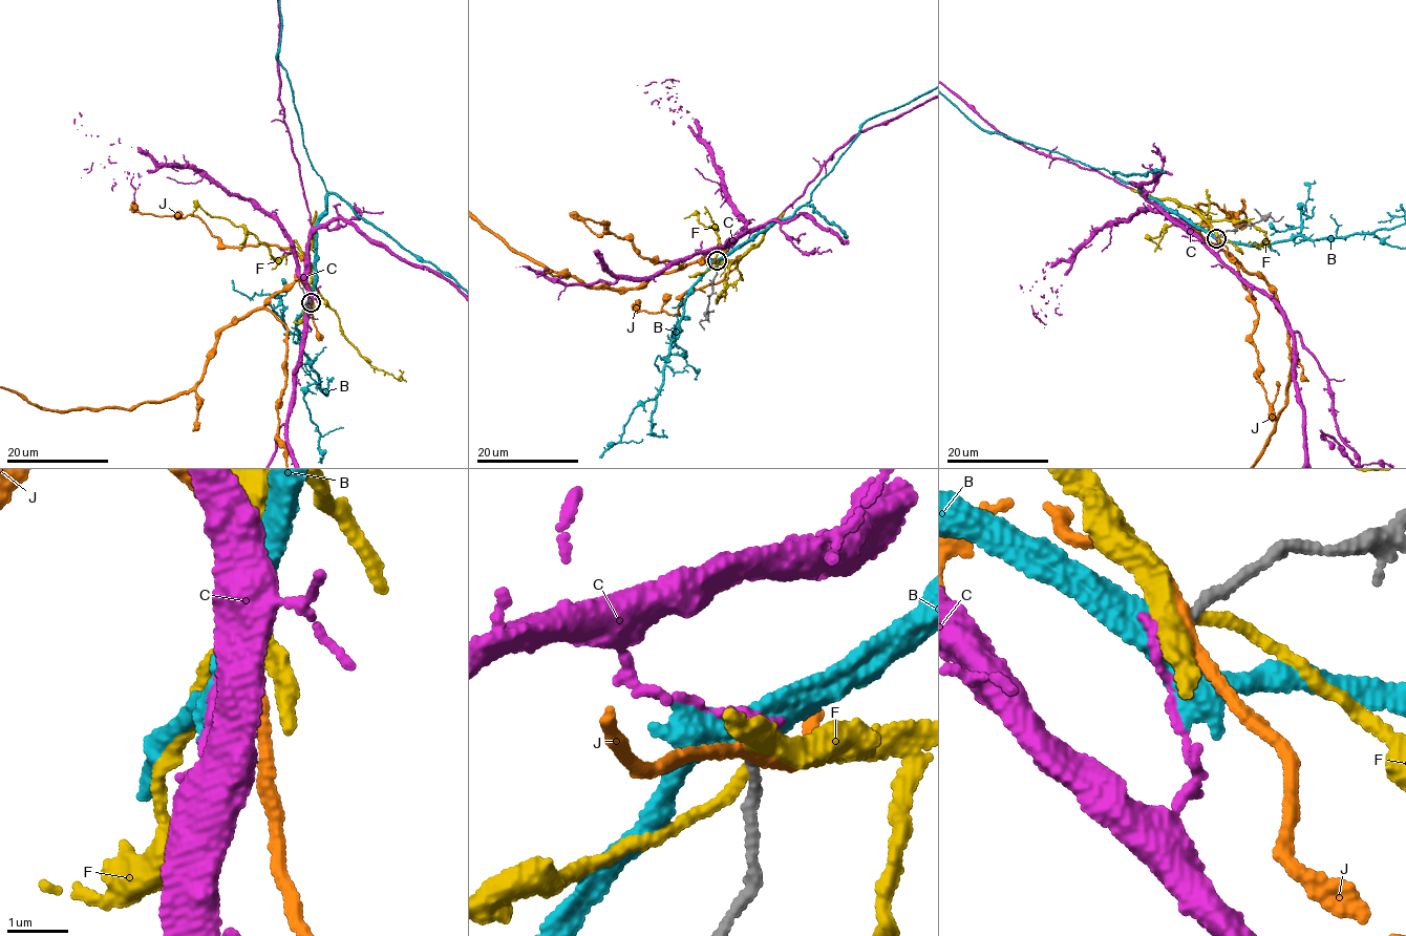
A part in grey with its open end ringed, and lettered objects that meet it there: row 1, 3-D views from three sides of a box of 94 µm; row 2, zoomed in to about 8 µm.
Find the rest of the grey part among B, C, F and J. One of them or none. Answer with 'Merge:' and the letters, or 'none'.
Merge: none

